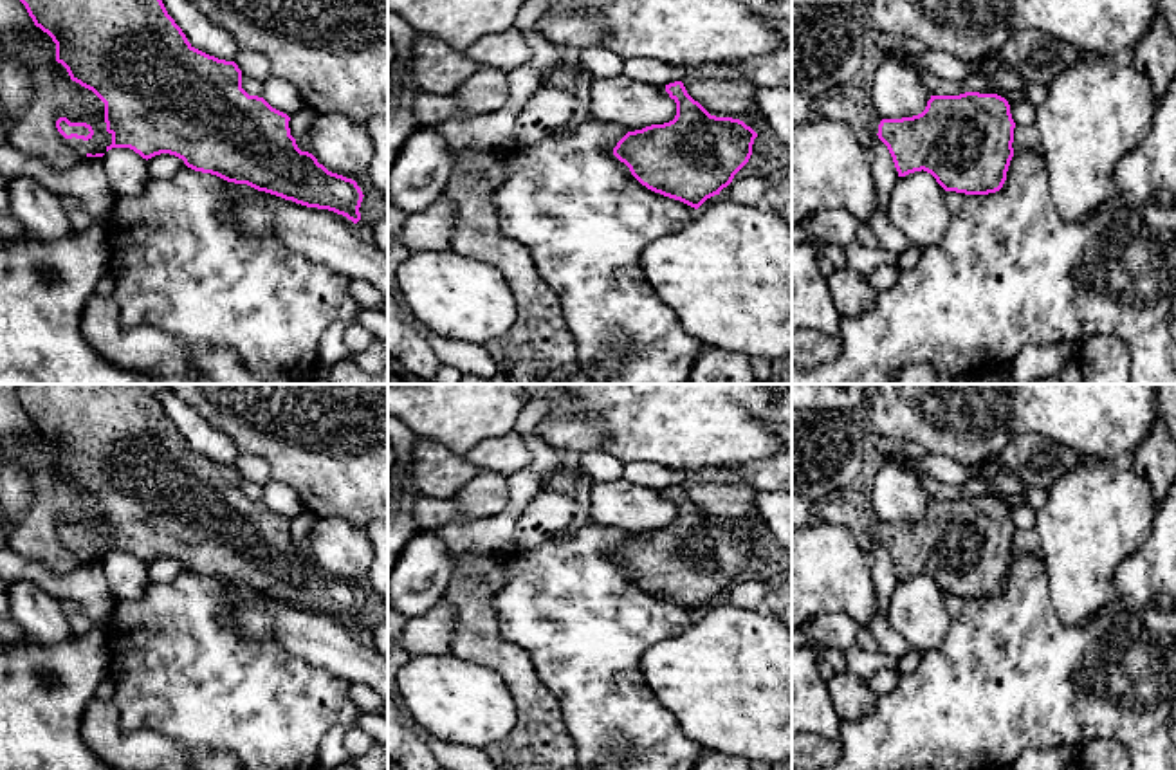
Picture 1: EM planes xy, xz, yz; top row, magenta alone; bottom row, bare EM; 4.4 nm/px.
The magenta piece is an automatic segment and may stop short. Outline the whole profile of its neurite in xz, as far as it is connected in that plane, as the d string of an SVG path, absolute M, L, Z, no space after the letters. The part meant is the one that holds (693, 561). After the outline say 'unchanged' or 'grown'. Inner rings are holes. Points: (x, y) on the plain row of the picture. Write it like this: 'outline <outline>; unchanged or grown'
outline M682 485L666 489L666 496L676 507L675 523L628 536L613 559L648 593L698 613L707 602L720 599L749 566L758 537L740 523L711 519L687 498Z; unchanged

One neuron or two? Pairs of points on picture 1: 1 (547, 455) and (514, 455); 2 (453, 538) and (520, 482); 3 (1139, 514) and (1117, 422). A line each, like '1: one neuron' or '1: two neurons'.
1: two neurons
2: one neuron
3: two neurons

